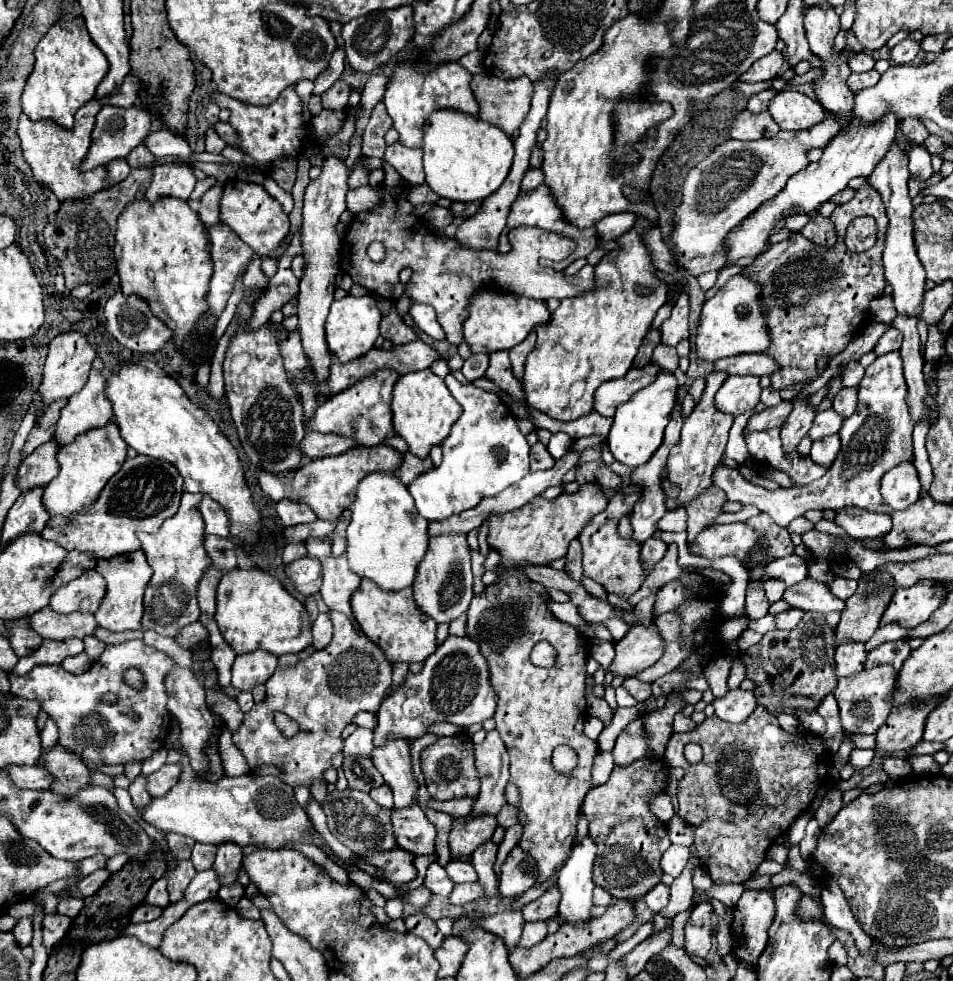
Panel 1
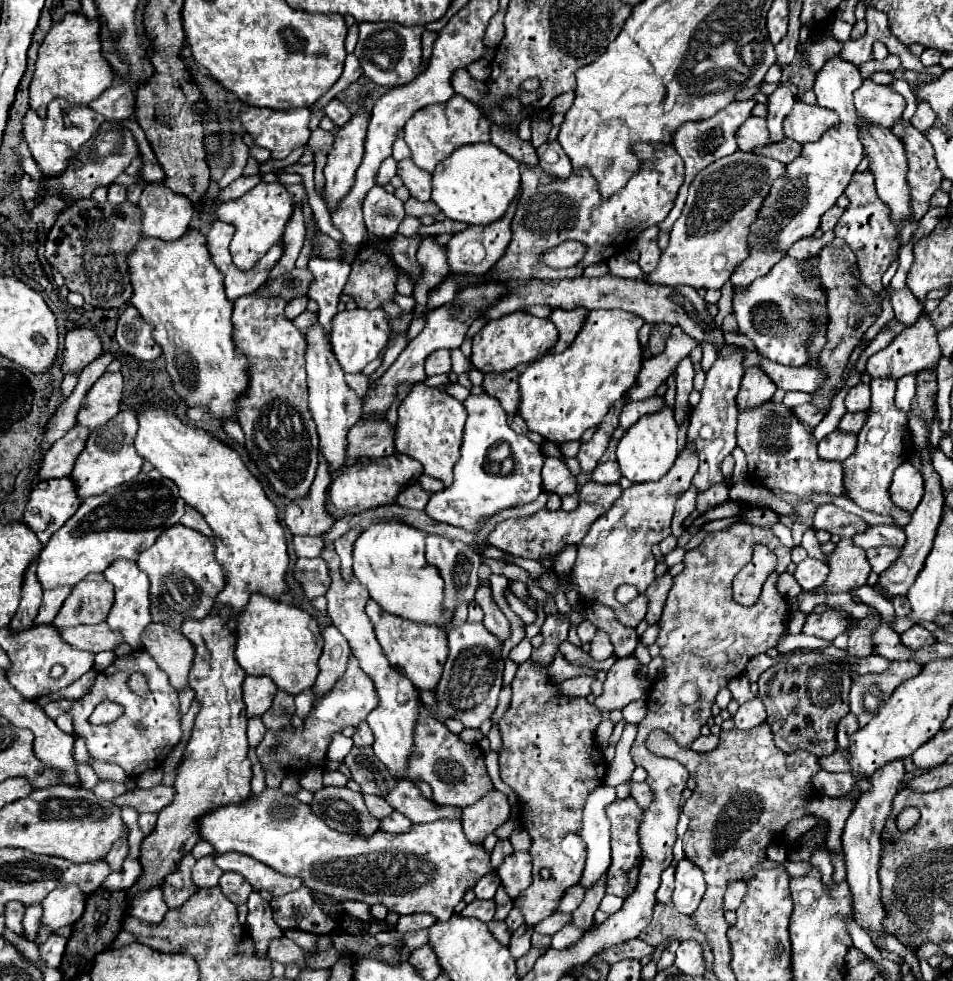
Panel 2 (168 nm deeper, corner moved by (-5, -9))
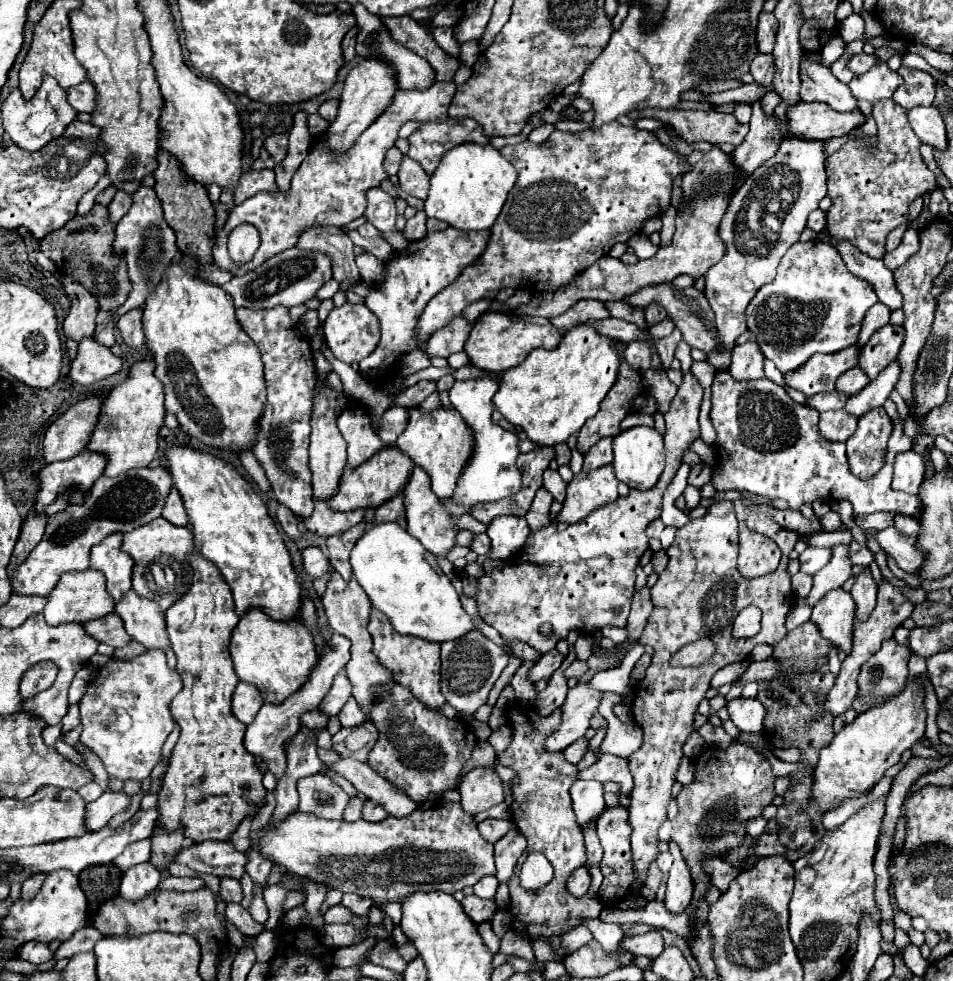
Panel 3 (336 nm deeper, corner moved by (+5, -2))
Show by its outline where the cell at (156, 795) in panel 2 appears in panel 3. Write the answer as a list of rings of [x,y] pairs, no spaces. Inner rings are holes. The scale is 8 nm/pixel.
[[[104,792],[98,800],[88,804],[88,812],[86,812],[86,826],[96,832],[100,828],[104,828],[108,824],[108,820],[122,812],[124,808],[128,808],[130,798],[126,792]]]

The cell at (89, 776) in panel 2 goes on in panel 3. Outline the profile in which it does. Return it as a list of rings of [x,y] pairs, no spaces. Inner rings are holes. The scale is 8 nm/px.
[[[46,726],[44,732],[42,732],[42,738],[46,742],[46,746],[54,748],[56,746],[56,740],[62,736],[62,726]]]

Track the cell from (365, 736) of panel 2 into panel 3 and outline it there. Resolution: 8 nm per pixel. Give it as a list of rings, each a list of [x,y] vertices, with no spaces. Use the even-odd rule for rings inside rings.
[[[350,698],[350,700],[346,702],[346,706],[342,708],[342,712],[338,714],[338,720],[340,720],[340,724],[342,724],[344,728],[354,728],[354,726],[360,726],[366,718],[364,718],[362,710],[358,708],[356,700]]]

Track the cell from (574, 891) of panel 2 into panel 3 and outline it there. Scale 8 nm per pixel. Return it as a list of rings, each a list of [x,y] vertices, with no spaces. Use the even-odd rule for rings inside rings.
[[[582,866],[582,868],[576,868],[572,874],[570,874],[570,878],[568,878],[568,882],[566,882],[566,890],[572,894],[572,896],[584,896],[586,894],[586,890],[588,890],[588,886],[590,886],[590,874],[588,874],[588,870]]]

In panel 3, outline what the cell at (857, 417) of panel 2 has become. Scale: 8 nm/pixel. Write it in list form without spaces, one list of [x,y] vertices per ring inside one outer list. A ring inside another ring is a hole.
[[[892,362],[886,370],[882,370],[878,374],[876,380],[872,380],[862,392],[850,396],[844,404],[844,410],[850,412],[852,416],[860,418],[864,412],[878,408],[884,404],[884,400],[890,396],[890,392],[894,390],[896,382],[898,382],[898,374],[900,374],[900,366],[898,362]]]

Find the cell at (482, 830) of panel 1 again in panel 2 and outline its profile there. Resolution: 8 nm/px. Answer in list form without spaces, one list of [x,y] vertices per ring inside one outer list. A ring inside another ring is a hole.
[[[492,789],[484,797],[480,797],[470,807],[462,809],[462,825],[466,831],[466,837],[472,843],[480,843],[486,839],[486,835],[494,833],[496,827],[500,827],[510,817],[510,805],[504,793]]]

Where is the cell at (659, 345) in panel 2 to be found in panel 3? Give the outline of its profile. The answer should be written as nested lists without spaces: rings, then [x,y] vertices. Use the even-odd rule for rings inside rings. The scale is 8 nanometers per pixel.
[[[650,304],[650,306],[644,310],[644,316],[646,316],[646,324],[648,324],[648,328],[652,328],[654,324],[660,324],[660,322],[666,318],[666,312],[664,312],[660,306]]]

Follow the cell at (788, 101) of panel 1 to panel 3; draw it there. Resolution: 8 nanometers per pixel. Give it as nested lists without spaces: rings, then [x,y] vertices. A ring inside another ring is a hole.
[[[798,102],[788,106],[788,132],[804,140],[830,140],[864,124],[862,112],[836,112],[822,102]]]

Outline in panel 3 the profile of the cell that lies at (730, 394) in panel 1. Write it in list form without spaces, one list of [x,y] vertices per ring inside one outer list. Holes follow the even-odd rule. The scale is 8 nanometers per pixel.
[[[754,340],[740,344],[732,350],[732,364],[728,372],[734,380],[758,380],[764,378],[764,356]]]

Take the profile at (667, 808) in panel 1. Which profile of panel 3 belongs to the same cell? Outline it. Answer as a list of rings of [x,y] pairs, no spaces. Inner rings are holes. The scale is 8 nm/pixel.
[[[602,754],[596,764],[580,772],[580,778],[594,778],[598,782],[612,780],[620,784],[620,792],[632,792],[632,774],[628,772],[628,762],[612,754]]]

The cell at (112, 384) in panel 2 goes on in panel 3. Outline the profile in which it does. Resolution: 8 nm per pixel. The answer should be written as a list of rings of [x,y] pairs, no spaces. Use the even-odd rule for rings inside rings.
[[[92,338],[78,344],[78,356],[72,362],[70,378],[80,386],[92,386],[122,368],[122,360]]]

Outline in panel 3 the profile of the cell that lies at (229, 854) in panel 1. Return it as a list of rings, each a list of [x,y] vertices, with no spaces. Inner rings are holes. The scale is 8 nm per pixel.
[[[220,878],[220,896],[222,896],[224,902],[240,902],[242,900],[240,880]]]

